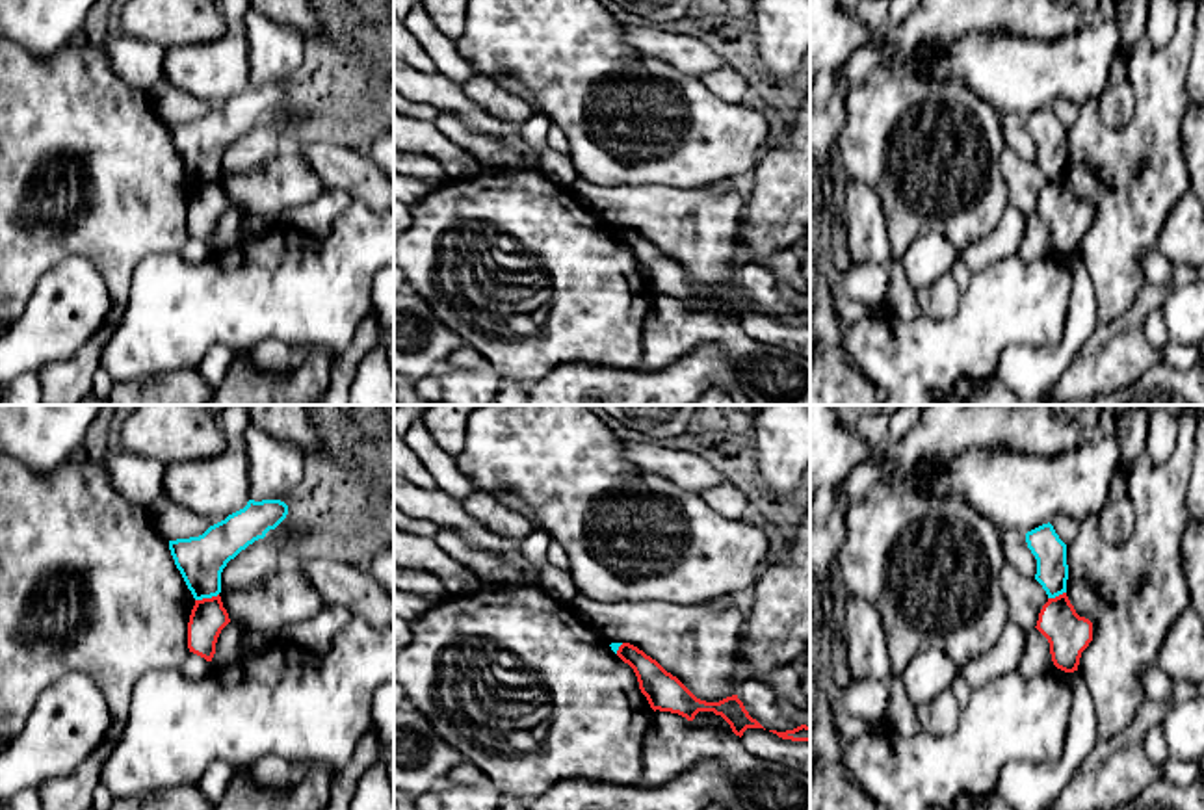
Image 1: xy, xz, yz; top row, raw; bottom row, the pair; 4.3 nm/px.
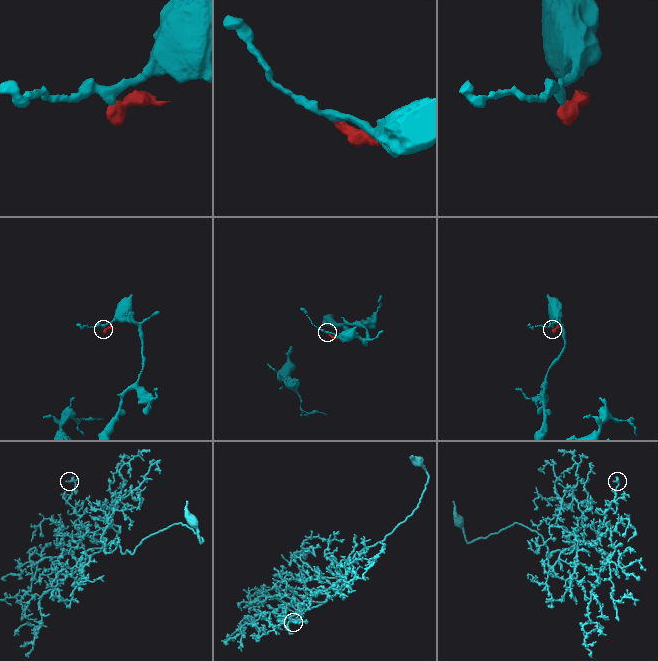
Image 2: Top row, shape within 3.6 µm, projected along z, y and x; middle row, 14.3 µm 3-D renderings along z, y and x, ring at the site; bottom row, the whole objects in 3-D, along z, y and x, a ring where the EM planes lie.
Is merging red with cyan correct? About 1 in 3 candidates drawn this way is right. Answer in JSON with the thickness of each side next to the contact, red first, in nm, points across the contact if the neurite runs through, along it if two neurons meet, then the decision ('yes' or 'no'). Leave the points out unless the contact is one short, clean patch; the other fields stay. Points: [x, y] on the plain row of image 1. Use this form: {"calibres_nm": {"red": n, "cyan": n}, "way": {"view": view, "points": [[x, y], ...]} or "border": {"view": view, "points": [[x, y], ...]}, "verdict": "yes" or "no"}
{"calibres_nm": {"red": 160, "cyan": 200}, "border": {"view": "xy", "points": [[218, 177], [196, 184]]}, "verdict": "no"}

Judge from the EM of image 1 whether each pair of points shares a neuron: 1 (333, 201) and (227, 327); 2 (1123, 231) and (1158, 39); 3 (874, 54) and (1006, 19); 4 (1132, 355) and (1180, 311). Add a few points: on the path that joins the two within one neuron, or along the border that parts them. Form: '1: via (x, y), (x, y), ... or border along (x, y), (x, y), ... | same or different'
1: border along (344, 210), (324, 235), (305, 235), (283, 223) | different
2: border along (1178, 19), (1175, 34), (1162, 47), (1147, 47) | different
3: via (907, 39), (941, 19), (972, 19) | same
4: border along (1184, 285), (1177, 287), (1160, 305) | different

